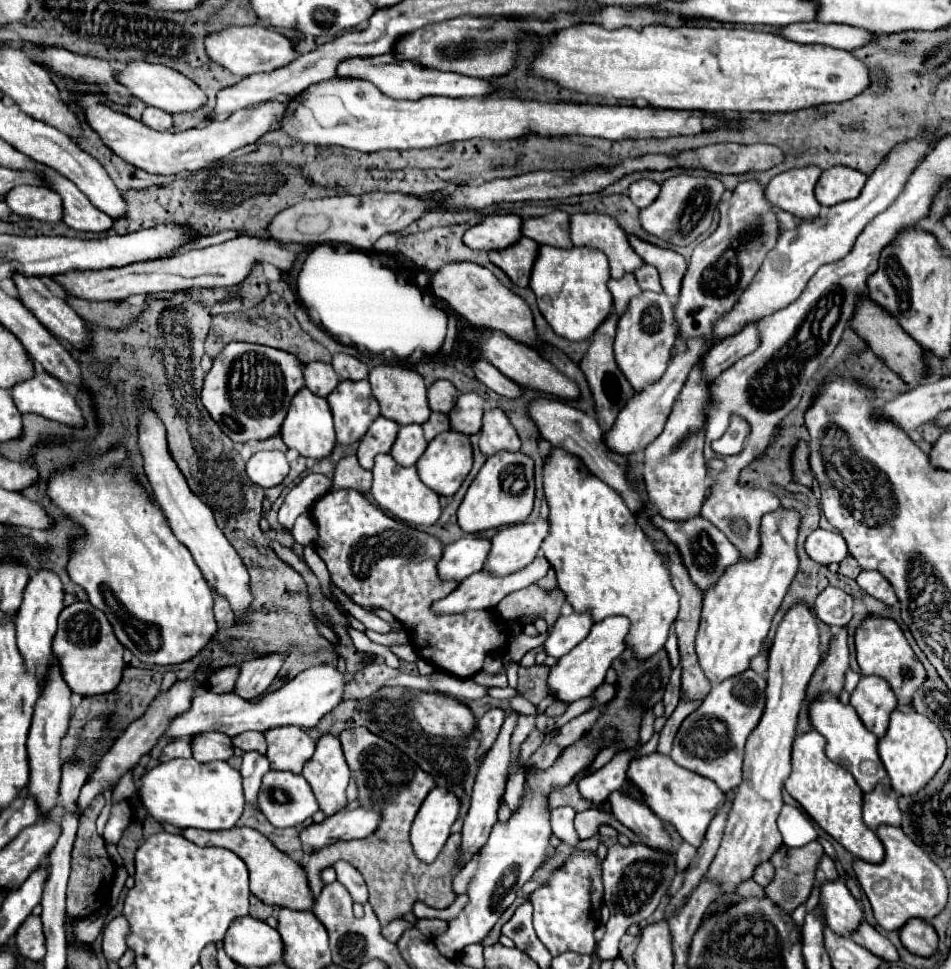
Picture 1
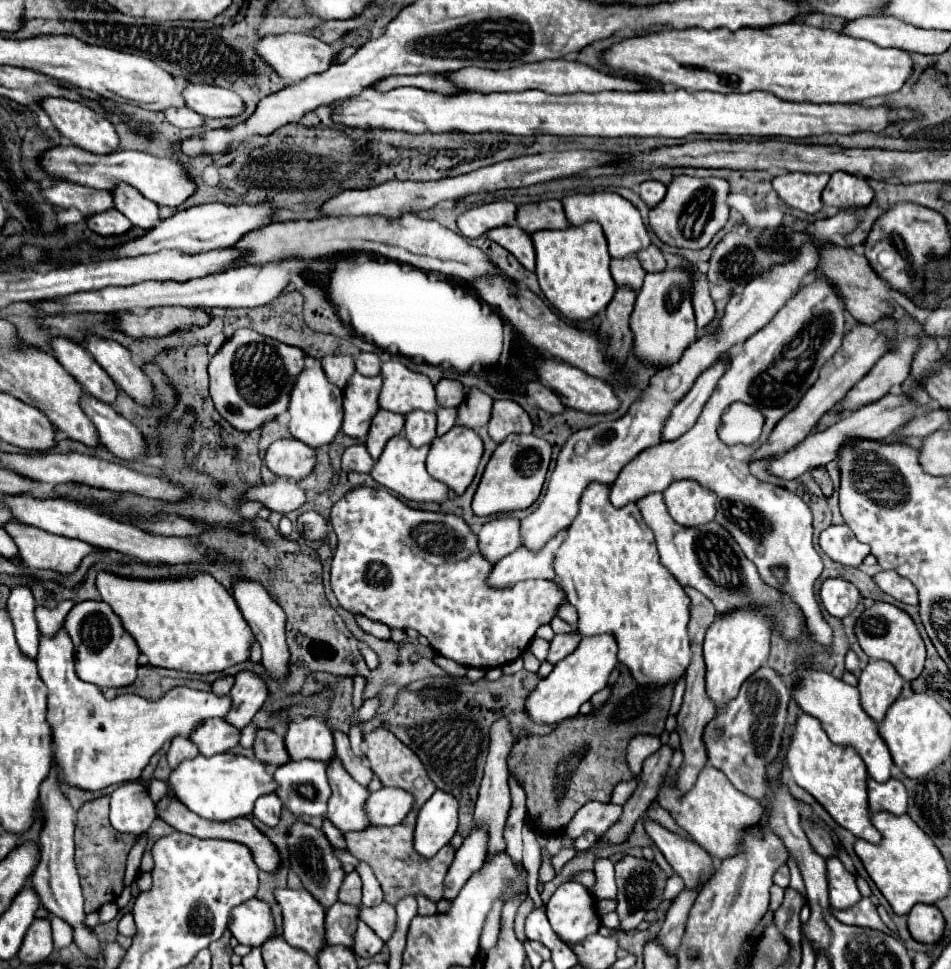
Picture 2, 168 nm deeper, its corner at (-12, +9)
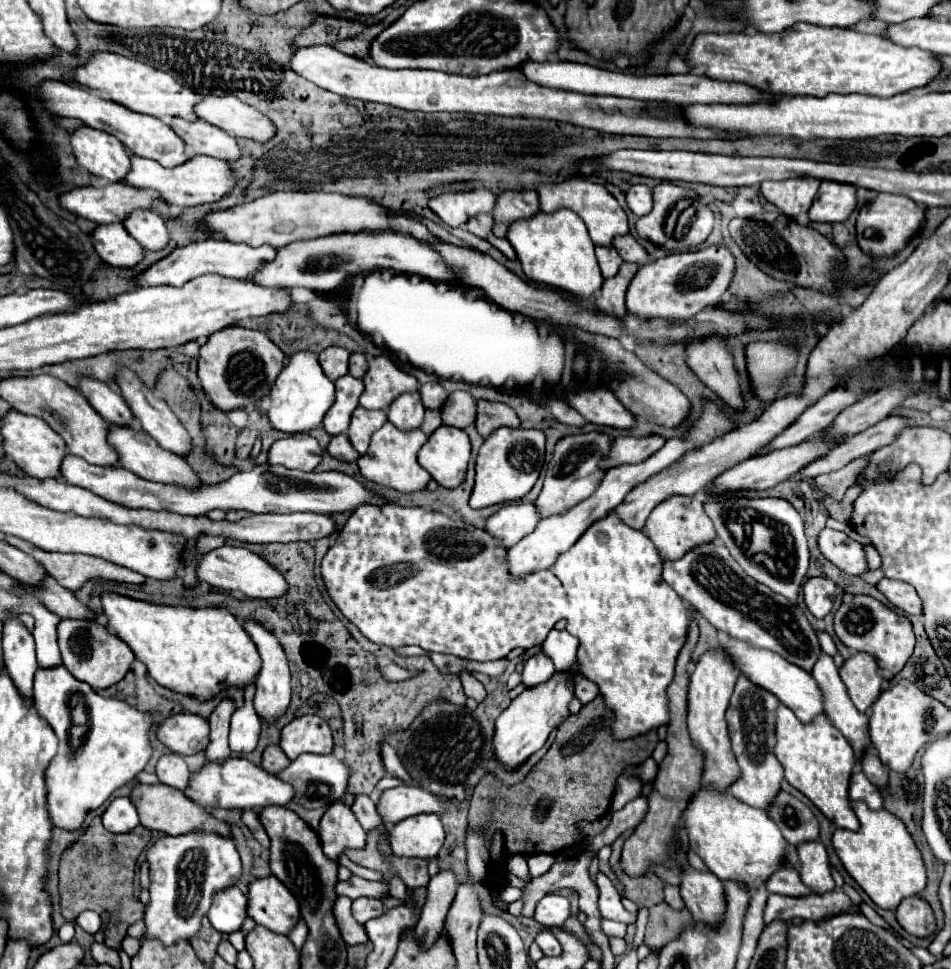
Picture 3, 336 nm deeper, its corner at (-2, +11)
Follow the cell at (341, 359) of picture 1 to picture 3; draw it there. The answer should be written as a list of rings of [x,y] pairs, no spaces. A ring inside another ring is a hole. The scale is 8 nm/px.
[[[354,352],[354,354],[350,356],[350,374],[352,374],[354,378],[362,378],[362,376],[366,374],[366,370],[368,370],[368,360],[366,360],[366,356],[360,354],[360,352]]]

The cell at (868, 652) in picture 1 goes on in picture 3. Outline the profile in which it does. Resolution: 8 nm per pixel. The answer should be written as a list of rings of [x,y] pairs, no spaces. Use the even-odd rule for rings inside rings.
[[[856,594],[848,602],[842,602],[834,614],[834,632],[844,646],[858,652],[868,652],[876,658],[878,666],[890,674],[898,674],[914,650],[914,632],[910,620],[866,594]]]

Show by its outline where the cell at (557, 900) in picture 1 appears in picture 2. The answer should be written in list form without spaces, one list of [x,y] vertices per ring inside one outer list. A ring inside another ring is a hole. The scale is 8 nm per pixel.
[[[582,884],[558,886],[546,904],[546,915],[558,938],[568,944],[578,944],[600,928],[596,900]]]

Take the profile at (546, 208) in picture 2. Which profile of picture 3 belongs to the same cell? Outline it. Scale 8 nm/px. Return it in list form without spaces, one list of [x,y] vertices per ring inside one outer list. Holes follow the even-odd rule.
[[[506,190],[496,196],[496,204],[492,210],[494,218],[494,236],[504,238],[510,222],[520,220],[520,218],[530,218],[532,214],[540,212],[538,206],[538,194],[534,190]]]

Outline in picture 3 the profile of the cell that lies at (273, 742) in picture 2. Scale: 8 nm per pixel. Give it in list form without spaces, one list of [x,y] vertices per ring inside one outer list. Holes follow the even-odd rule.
[[[268,746],[264,750],[264,756],[262,756],[262,768],[264,770],[268,770],[270,774],[278,774],[278,772],[282,772],[288,766],[290,766],[290,760],[280,750],[280,746]]]

